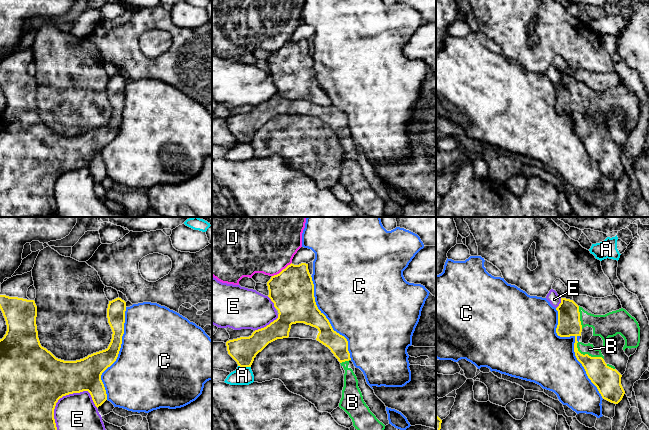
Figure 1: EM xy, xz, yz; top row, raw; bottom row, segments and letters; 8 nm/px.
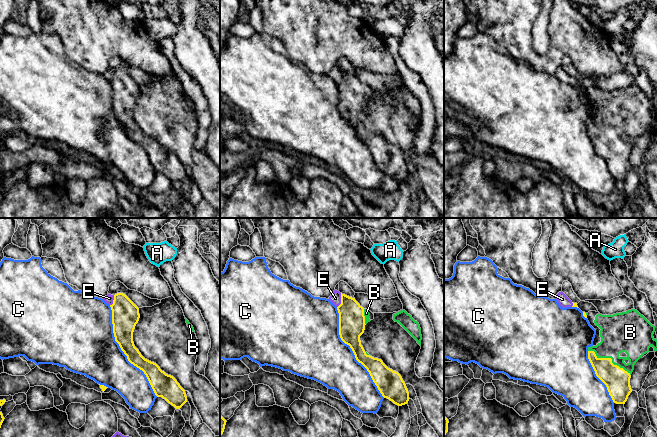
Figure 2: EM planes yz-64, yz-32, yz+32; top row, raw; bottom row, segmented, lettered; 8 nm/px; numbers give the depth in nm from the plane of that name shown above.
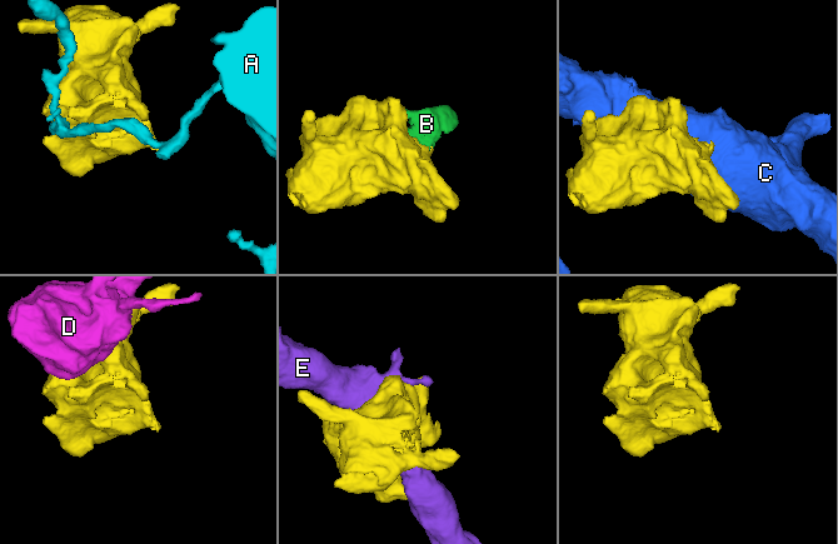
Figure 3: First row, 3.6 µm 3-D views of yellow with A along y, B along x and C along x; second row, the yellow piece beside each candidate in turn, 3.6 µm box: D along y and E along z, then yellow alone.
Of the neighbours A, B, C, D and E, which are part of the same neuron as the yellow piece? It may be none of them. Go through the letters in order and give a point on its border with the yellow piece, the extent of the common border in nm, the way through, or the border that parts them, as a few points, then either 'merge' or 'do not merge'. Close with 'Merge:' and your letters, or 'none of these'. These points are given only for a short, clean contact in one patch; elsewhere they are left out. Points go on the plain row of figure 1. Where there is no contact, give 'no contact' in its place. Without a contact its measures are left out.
A: xz (244, 142) | 110 nm | do not merge
B: yz (587, 130) | 260 nm | merge
C: yz (574, 122) | 800 nm | do not merge
D: xz (282, 46) | 200 nm | do not merge
E: xy (55, 181) | 480 nm | do not merge
Merge: B

